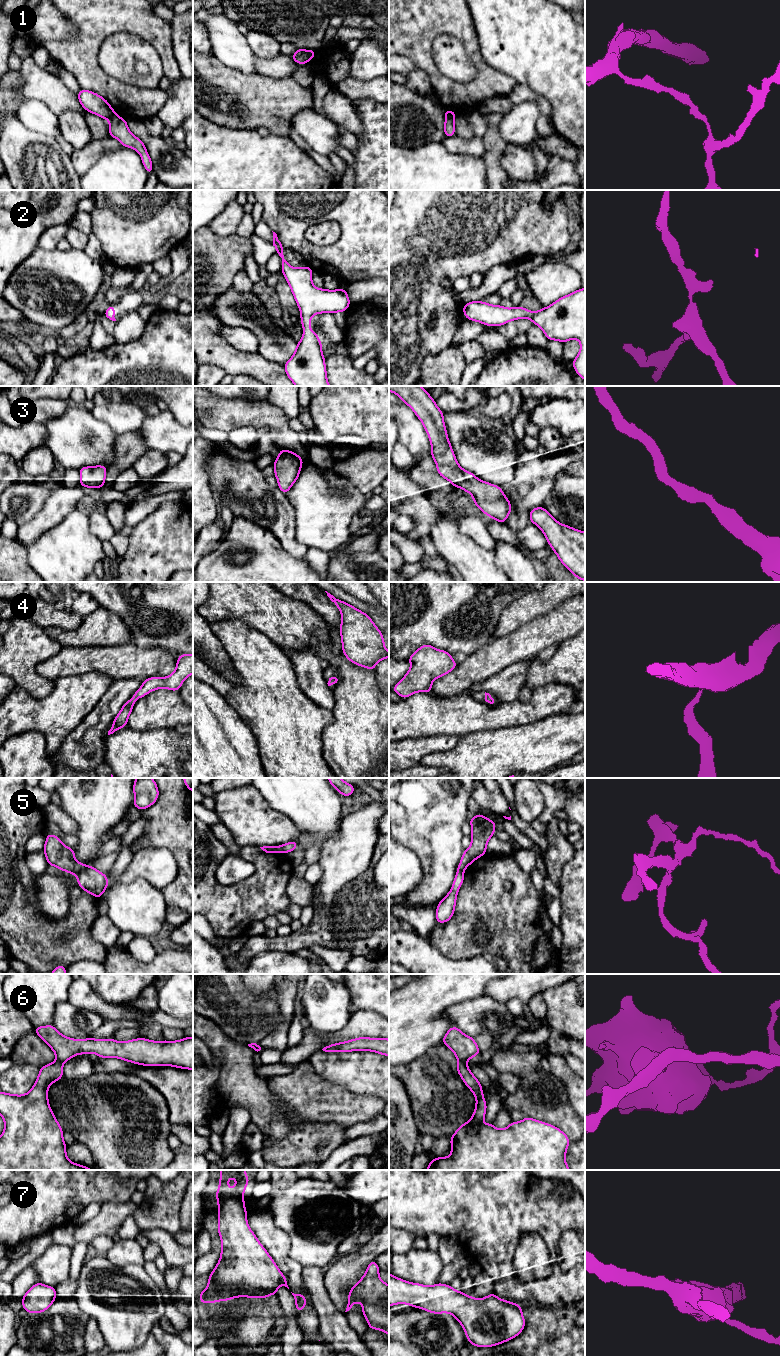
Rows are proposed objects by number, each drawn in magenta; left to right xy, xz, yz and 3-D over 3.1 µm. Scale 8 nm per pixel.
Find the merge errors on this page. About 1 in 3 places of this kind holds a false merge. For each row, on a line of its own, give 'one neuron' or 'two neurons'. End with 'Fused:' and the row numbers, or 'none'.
1: two neurons
2: one neuron
3: one neuron
4: one neuron
5: two neurons
6: two neurons
7: one neuron
Fused: 1, 5, 6

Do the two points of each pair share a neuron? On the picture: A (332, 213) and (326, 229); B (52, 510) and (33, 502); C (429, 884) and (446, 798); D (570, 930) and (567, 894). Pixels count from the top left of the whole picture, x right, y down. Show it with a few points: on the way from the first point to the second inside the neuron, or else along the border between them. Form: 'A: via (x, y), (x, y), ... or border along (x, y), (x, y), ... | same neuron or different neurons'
A: border along (307, 228), (335, 220), (341, 235) | different neurons
B: border along (55, 486), (43, 507), (26, 523) | different neurons
C: via (438, 863), (438, 819) | same neuron
D: via (570, 921), (570, 903) | same neuron

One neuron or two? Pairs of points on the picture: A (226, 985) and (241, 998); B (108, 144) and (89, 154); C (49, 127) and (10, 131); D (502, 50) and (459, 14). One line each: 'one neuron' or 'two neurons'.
A: one neuron
B: one neuron
C: two neurons
D: two neurons

